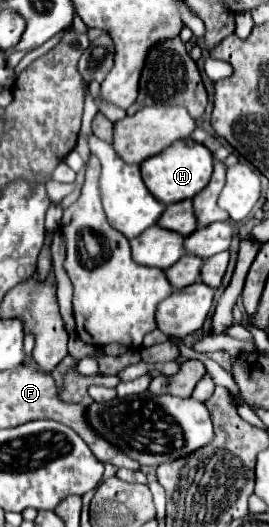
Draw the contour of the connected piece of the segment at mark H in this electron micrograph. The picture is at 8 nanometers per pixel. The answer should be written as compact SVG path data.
M182 138L170 144L160 154L144 160L140 164L140 170L142 170L142 178L150 194L158 202L168 206L168 204L174 204L186 198L194 198L200 190L208 186L210 176L212 176L212 152L204 144L194 142L192 138Z

